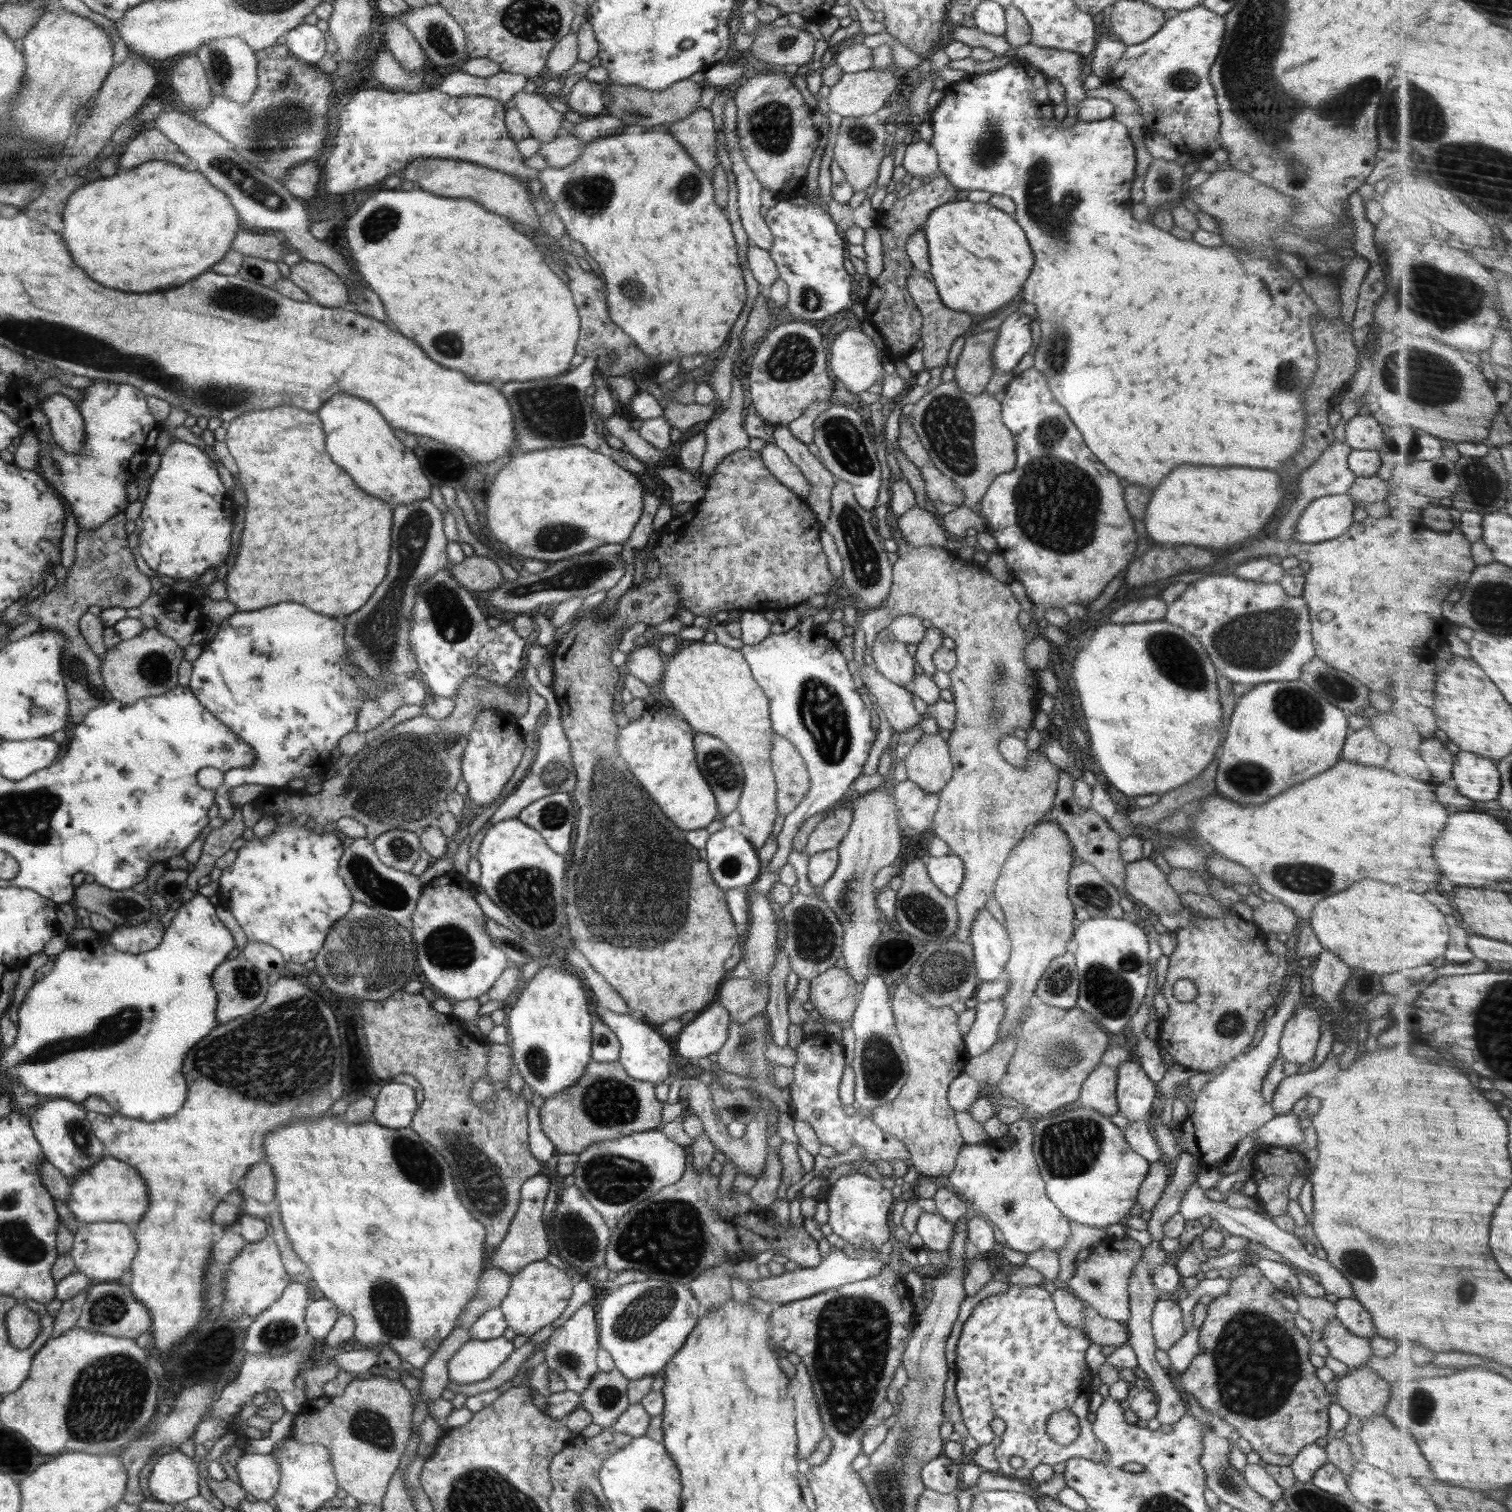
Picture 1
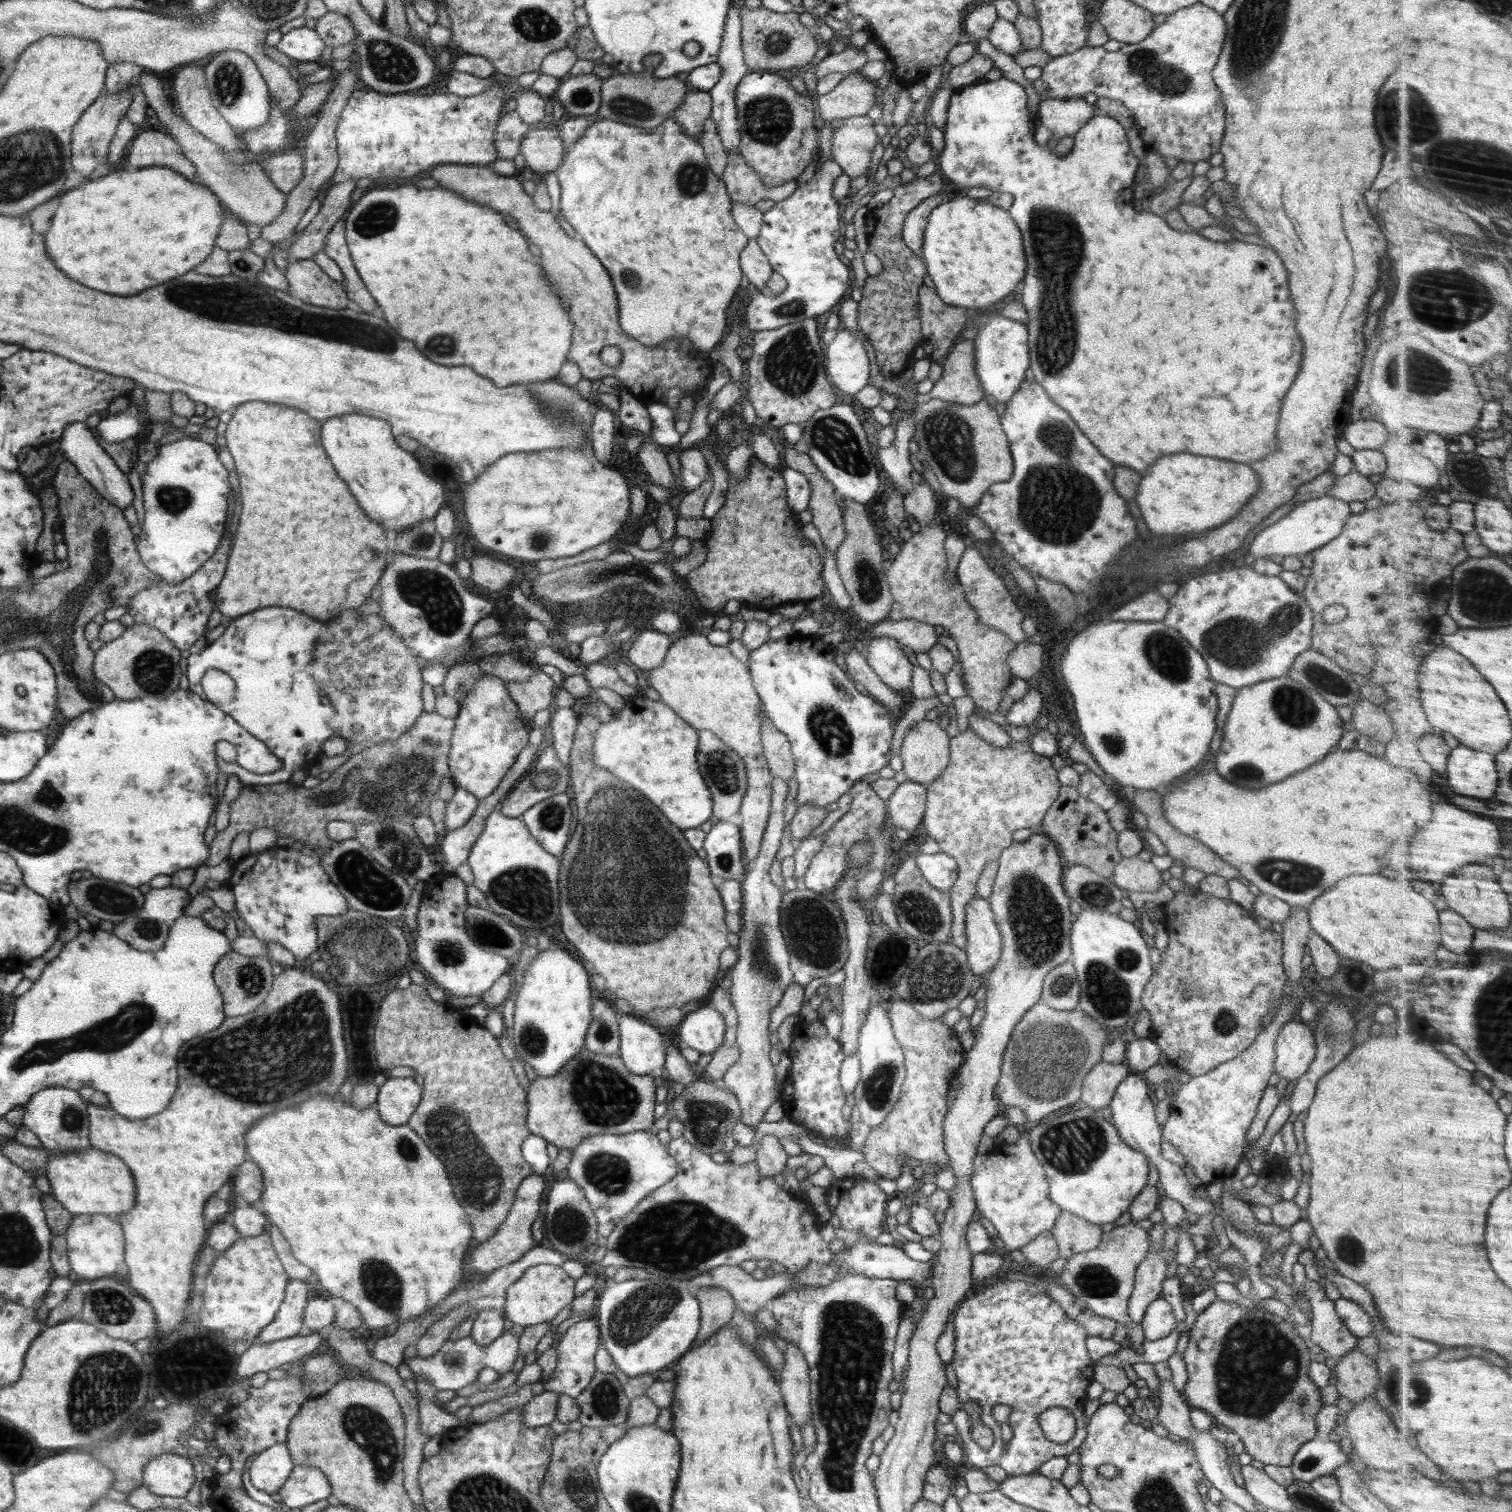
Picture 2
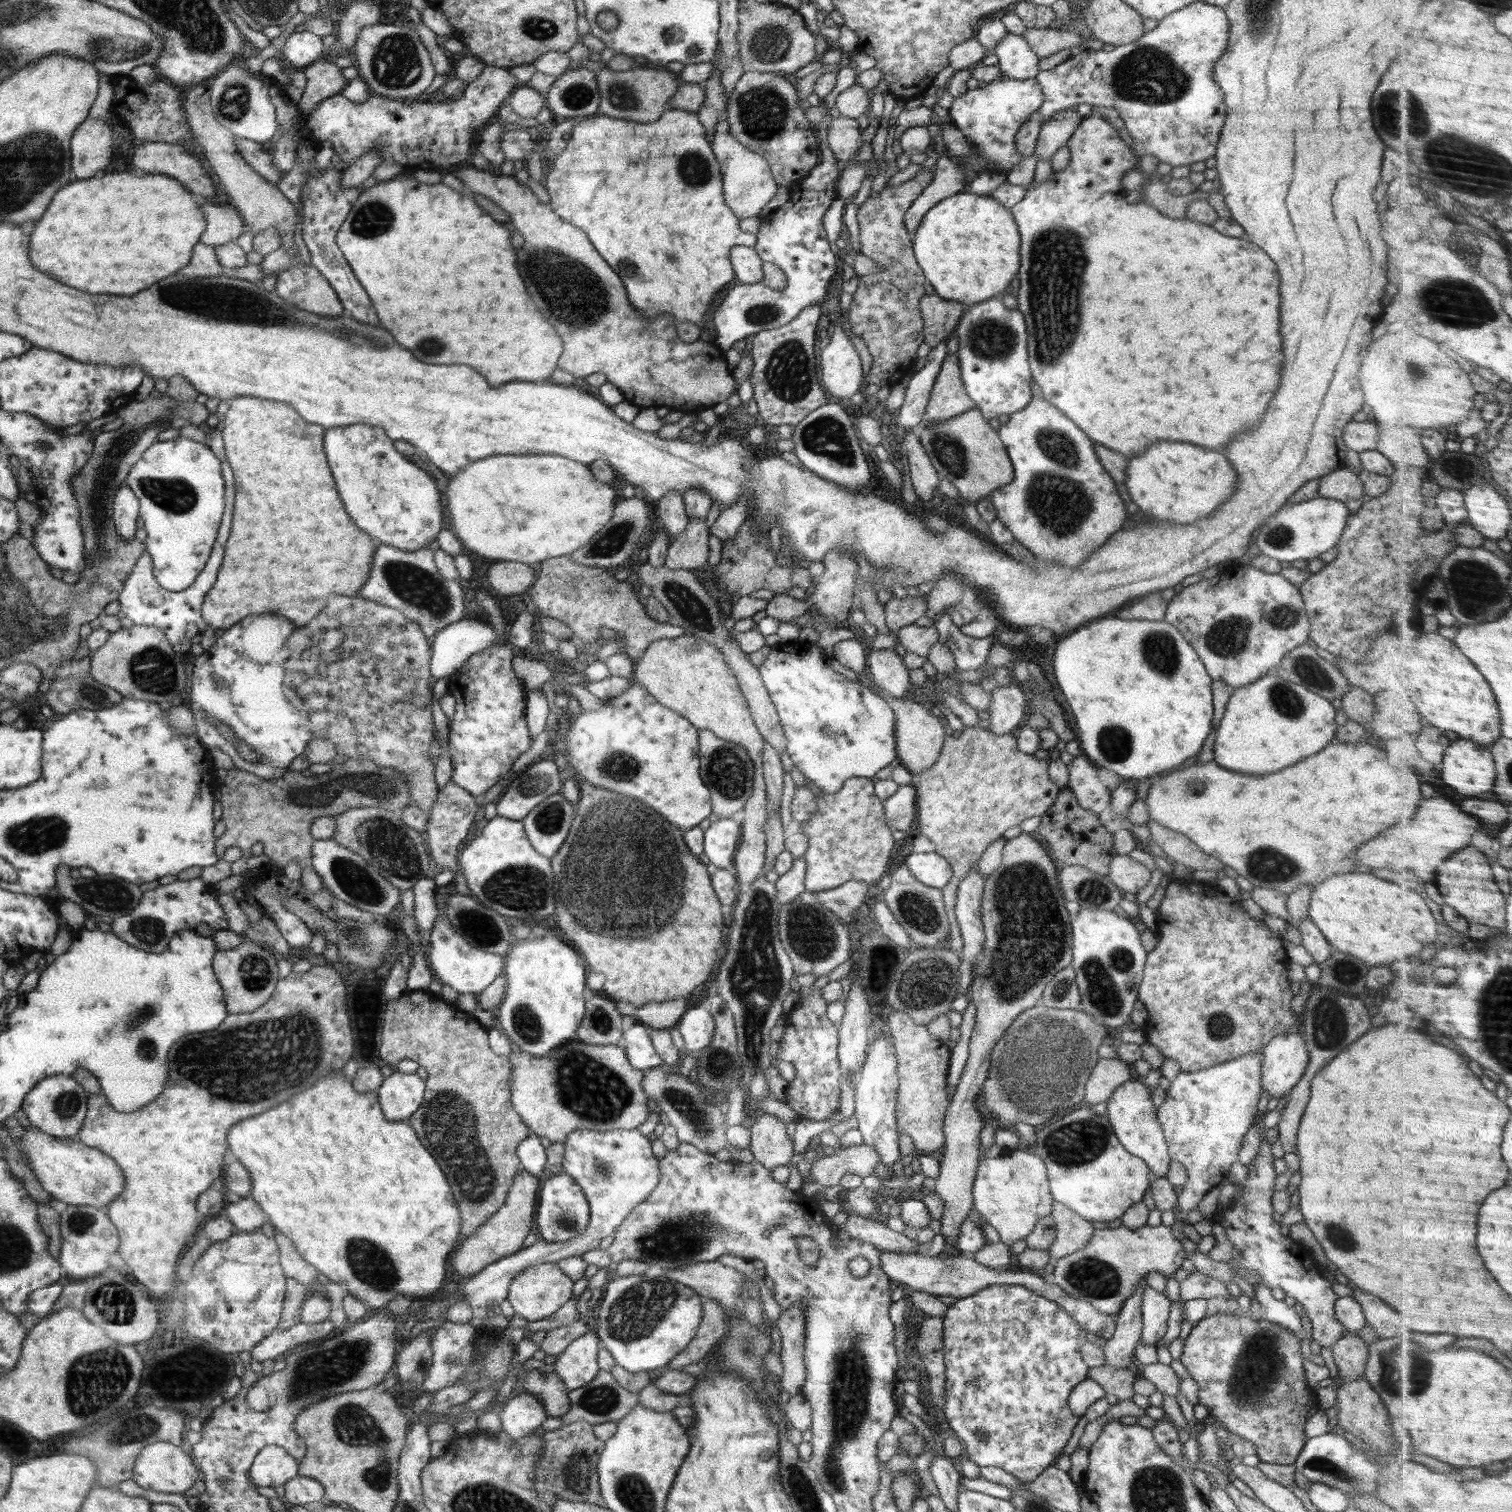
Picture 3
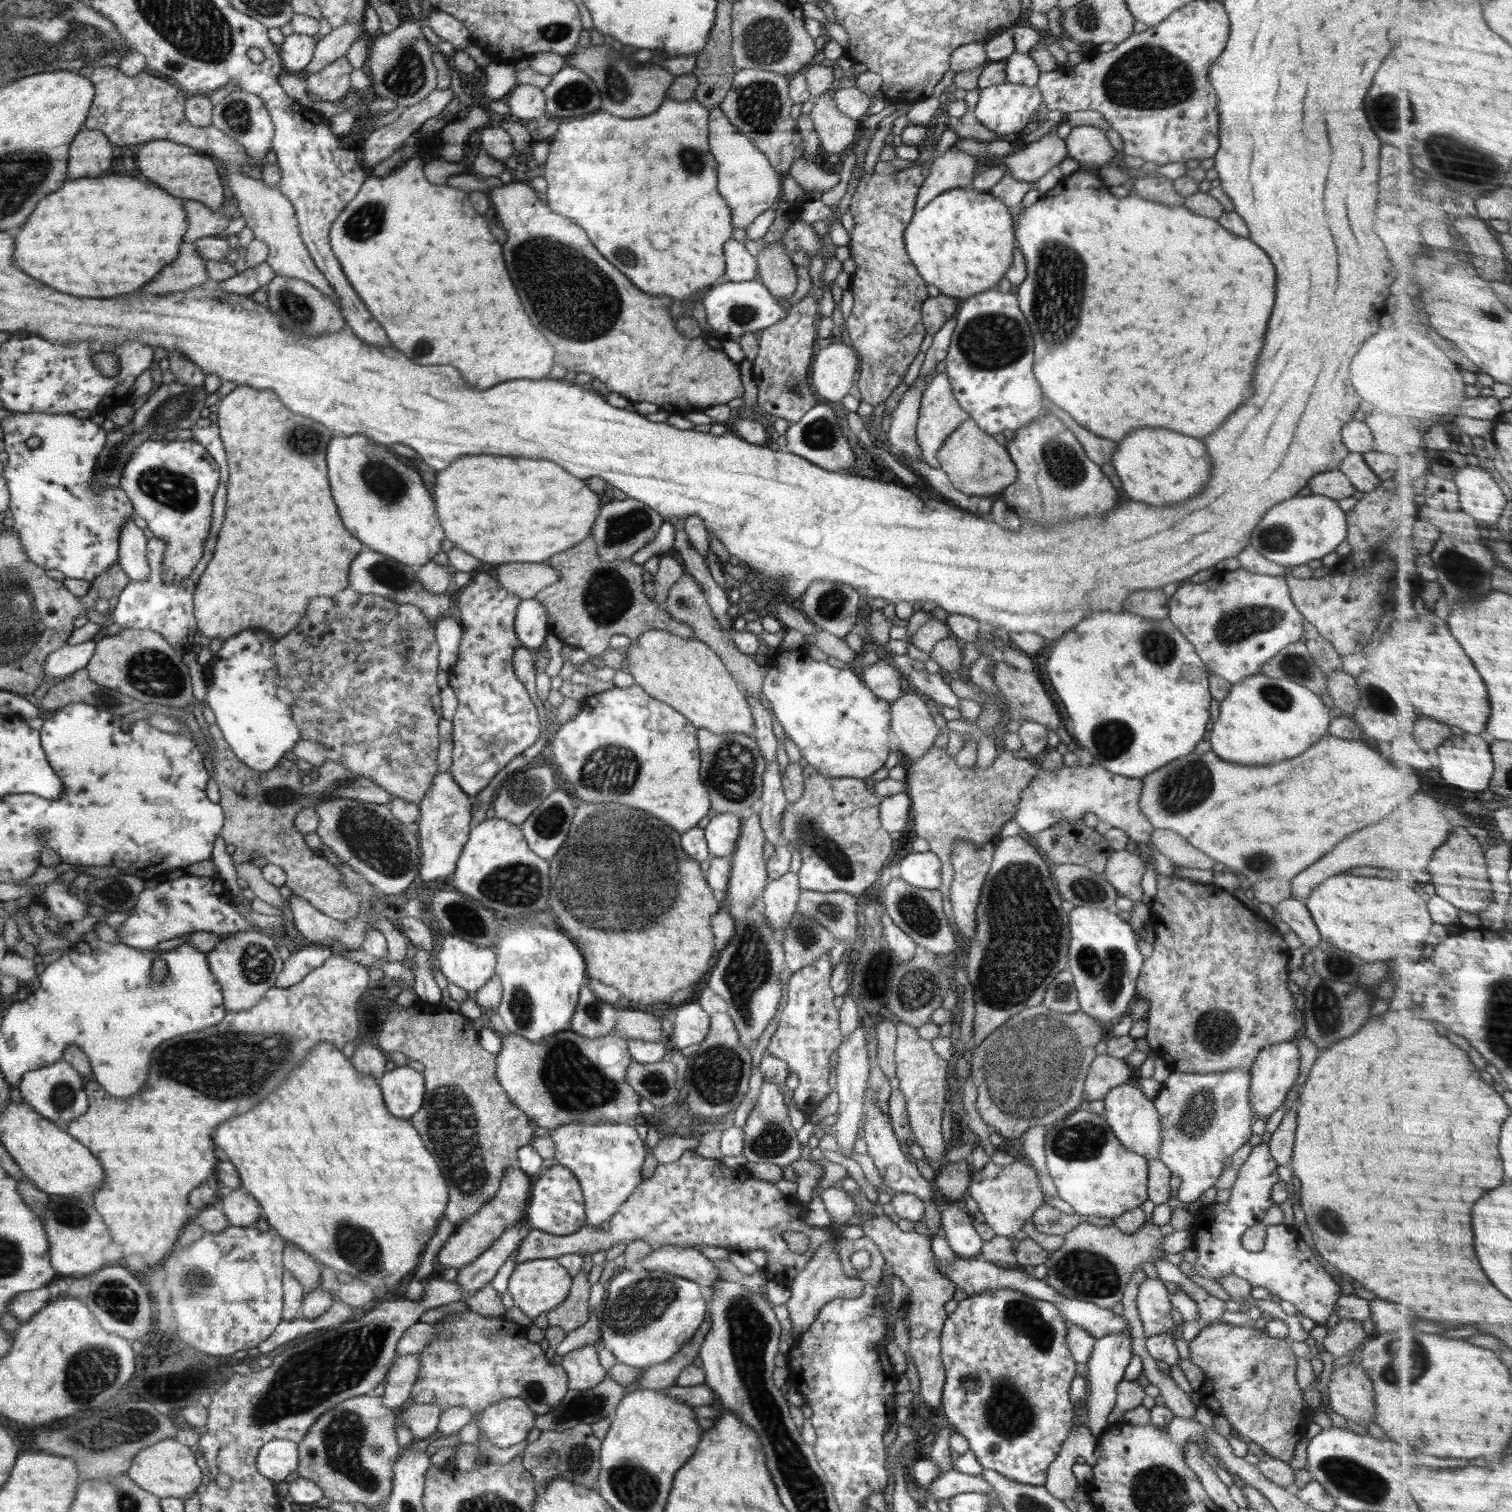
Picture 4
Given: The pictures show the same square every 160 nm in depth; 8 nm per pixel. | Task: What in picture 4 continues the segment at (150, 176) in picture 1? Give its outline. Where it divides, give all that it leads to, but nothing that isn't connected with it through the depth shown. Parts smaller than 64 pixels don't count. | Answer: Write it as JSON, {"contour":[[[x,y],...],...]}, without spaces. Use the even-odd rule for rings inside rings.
{"contour":[[[130,176],[78,178],[66,182],[58,192],[44,196],[16,236],[14,262],[28,276],[78,298],[112,298],[130,294],[148,284],[166,264],[179,255],[180,242],[188,228],[183,202]]]}

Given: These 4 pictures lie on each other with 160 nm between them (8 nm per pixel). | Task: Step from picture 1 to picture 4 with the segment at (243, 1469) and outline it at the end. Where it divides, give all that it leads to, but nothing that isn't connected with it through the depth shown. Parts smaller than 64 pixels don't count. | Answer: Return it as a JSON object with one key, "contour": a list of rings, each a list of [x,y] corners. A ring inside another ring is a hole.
{"contour":[[[272,1440],[260,1447],[256,1469],[262,1476],[278,1483],[296,1471],[298,1464],[298,1443],[288,1440]]]}

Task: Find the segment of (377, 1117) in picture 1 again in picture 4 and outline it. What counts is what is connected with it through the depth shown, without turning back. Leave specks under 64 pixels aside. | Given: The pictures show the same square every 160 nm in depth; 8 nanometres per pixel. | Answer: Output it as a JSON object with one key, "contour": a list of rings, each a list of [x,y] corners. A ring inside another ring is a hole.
{"contour":[[[395,1067],[378,1080],[386,1108],[398,1118],[409,1119],[424,1100],[425,1078],[412,1068]]]}

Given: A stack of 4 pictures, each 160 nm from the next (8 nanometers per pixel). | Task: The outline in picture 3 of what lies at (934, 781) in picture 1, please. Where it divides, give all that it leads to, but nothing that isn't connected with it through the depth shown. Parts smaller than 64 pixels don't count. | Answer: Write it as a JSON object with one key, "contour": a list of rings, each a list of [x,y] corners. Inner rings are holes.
{"contour":[[[872,684],[870,690],[892,707],[895,716],[896,752],[901,764],[914,775],[928,770],[938,760],[946,736],[939,718],[931,714],[929,706],[922,705],[918,701],[894,698],[875,684]]]}

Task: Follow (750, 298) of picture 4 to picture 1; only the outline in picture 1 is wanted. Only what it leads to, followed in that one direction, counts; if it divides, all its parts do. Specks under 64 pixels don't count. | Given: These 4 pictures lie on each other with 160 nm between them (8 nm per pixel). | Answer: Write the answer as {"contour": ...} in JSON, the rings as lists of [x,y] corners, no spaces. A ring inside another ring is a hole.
{"contour":[[[814,196],[804,206],[778,199],[764,218],[772,231],[773,245],[768,252],[788,287],[784,308],[787,315],[796,321],[814,322],[850,308],[855,282],[844,269],[844,235],[834,224],[828,207]]]}

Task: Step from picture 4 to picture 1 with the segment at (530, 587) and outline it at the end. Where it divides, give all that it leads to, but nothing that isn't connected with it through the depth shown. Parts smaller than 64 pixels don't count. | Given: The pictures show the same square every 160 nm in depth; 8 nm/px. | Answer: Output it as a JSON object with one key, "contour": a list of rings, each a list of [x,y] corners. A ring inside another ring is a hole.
{"contour":[[[476,554],[465,557],[460,564],[450,564],[449,570],[464,589],[473,593],[490,592],[505,581],[495,561]]]}

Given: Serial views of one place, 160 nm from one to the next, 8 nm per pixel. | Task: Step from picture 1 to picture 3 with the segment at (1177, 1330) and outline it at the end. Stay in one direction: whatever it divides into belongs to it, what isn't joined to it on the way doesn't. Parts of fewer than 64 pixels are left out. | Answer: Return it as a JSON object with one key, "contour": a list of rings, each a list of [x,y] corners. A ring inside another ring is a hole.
{"contour":[[[1144,1287],[1142,1297],[1142,1332],[1140,1342],[1155,1345],[1160,1343],[1167,1331],[1171,1301],[1164,1292]]]}

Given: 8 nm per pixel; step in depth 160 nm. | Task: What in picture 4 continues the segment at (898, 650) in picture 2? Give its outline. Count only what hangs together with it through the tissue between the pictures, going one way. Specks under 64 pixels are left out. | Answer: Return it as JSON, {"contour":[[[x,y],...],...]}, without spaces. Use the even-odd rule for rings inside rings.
{"contour":[[[884,659],[866,666],[862,680],[878,698],[889,703],[900,698],[906,690],[901,672]]]}

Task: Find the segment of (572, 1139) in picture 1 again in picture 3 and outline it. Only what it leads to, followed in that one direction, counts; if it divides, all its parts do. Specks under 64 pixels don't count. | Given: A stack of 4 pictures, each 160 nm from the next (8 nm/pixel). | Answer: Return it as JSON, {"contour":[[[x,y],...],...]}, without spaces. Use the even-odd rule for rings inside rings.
{"contour":[[[574,1038],[570,1042],[567,1042],[567,1044],[564,1046],[552,1051],[552,1053],[548,1053],[548,1055],[546,1055],[546,1057],[542,1057],[542,1059],[534,1057],[528,1053],[524,1053],[523,1051],[518,1052],[518,1054],[512,1052],[510,1053],[510,1057],[507,1059],[510,1062],[510,1071],[512,1073],[511,1103],[514,1110],[520,1115],[523,1122],[528,1125],[528,1128],[531,1130],[532,1134],[538,1135],[539,1137],[548,1138],[548,1140],[550,1140],[552,1143],[563,1143],[568,1134],[577,1128],[596,1130],[600,1132],[616,1129],[636,1129],[638,1126],[640,1126],[640,1124],[644,1124],[644,1121],[647,1119],[650,1109],[652,1108],[650,1098],[648,1098],[647,1094],[644,1092],[643,1086],[641,1085],[645,1073],[644,1071],[632,1069],[632,1065],[630,1065],[628,1057],[626,1057],[626,1052],[624,1051],[621,1043],[616,1045],[610,1044],[608,1046],[598,1046],[586,1044]]]}

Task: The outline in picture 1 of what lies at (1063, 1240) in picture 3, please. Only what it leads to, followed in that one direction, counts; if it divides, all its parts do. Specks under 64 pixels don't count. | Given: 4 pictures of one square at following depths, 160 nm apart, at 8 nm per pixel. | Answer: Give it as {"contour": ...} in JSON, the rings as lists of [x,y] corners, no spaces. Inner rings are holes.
{"contour":[[[1069,1220],[1070,1236],[1063,1249],[1059,1251],[1059,1275],[1058,1279],[1067,1282],[1075,1273],[1075,1261],[1077,1254],[1084,1248],[1091,1249],[1098,1246],[1107,1237],[1105,1229],[1080,1224]]]}

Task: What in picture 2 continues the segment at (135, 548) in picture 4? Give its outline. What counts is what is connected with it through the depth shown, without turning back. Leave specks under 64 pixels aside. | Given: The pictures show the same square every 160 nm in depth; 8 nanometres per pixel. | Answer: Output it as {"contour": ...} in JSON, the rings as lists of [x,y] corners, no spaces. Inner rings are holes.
{"contour":[[[86,422],[68,424],[67,427],[64,427],[63,432],[62,438],[59,439],[59,450],[64,451],[65,460],[70,461],[76,467],[78,474],[95,488],[100,497],[110,502],[120,512],[132,506],[134,493],[129,479],[119,470],[104,448],[96,442],[94,431],[87,426]]]}

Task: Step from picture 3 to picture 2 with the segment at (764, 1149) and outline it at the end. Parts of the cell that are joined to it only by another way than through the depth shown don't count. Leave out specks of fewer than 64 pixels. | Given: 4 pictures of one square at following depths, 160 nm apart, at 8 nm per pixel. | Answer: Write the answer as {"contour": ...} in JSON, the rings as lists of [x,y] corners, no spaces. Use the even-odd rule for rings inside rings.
{"contour":[[[764,1135],[758,1142],[755,1161],[762,1176],[774,1177],[780,1174],[787,1164],[788,1157],[780,1139],[775,1135]]]}

